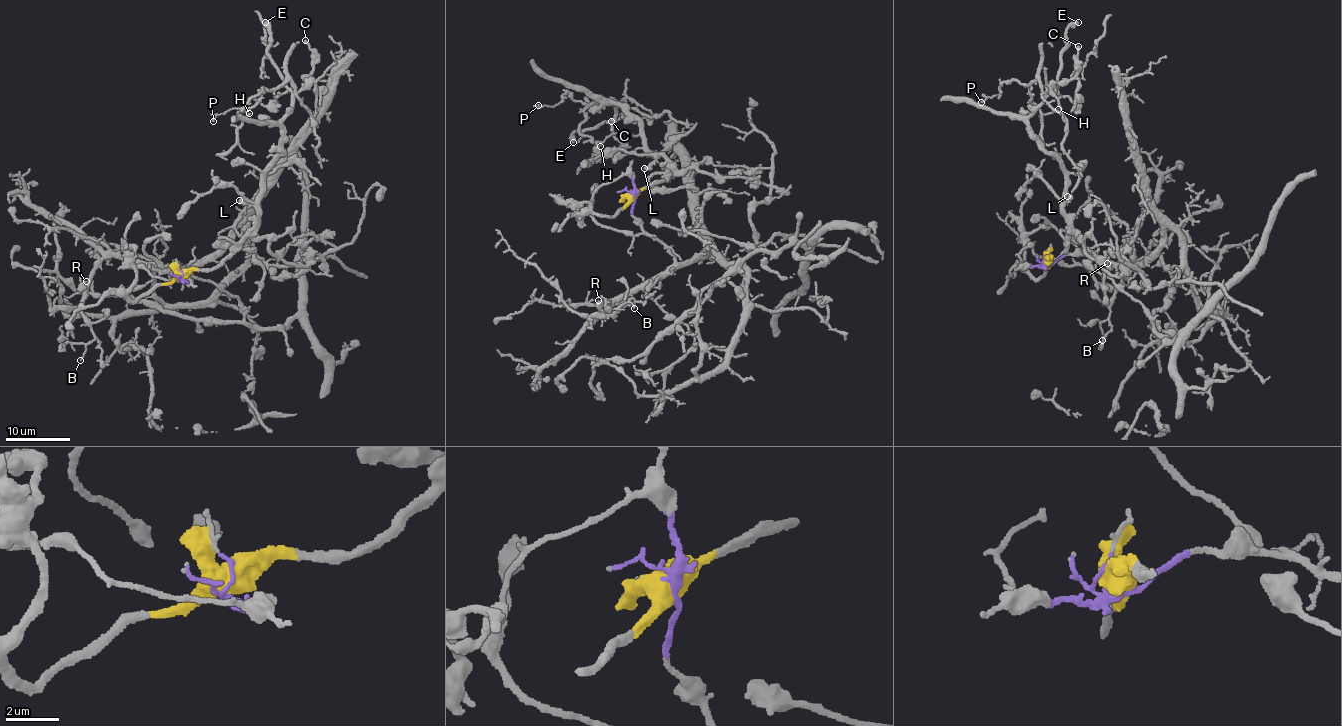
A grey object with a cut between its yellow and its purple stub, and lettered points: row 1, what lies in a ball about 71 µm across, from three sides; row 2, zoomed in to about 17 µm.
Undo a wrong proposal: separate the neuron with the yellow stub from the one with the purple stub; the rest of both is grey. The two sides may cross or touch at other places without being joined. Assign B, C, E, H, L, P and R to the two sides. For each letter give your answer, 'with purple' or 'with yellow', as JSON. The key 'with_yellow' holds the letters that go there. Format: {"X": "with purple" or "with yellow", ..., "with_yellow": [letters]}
{"B": "with purple", "C": "with yellow", "E": "with yellow", "H": "with yellow", "L": "with yellow", "P": "with yellow", "R": "with purple", "with_yellow": ["C", "E", "H", "L", "P"]}

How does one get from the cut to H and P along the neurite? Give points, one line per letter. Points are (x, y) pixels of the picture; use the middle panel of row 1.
H: (633, 196), (659, 183), (669, 163), (645, 150), (639, 122), (614, 102), (585, 106), (579, 126), (600, 146)
P: (633, 196), (669, 163), (645, 150), (639, 122), (565, 92), (538, 104)

